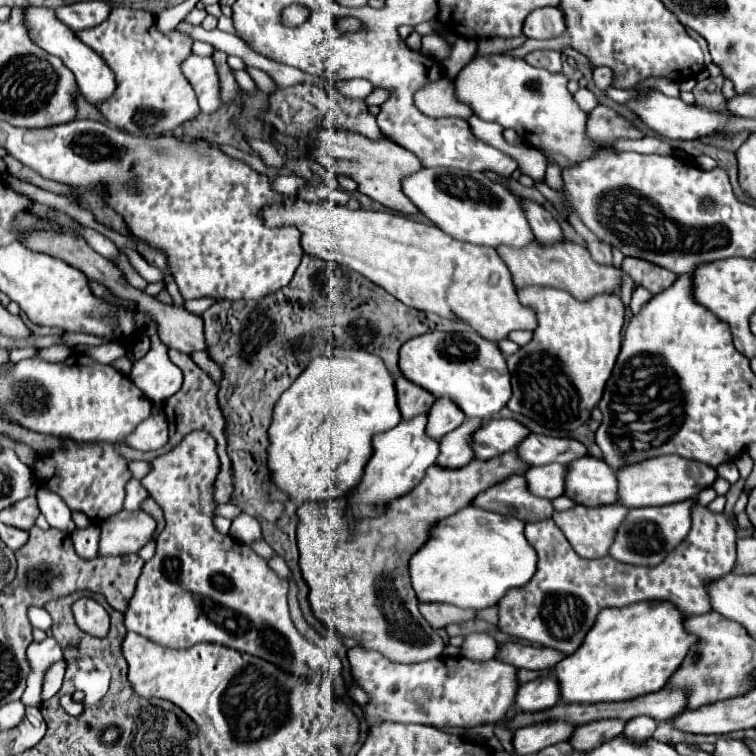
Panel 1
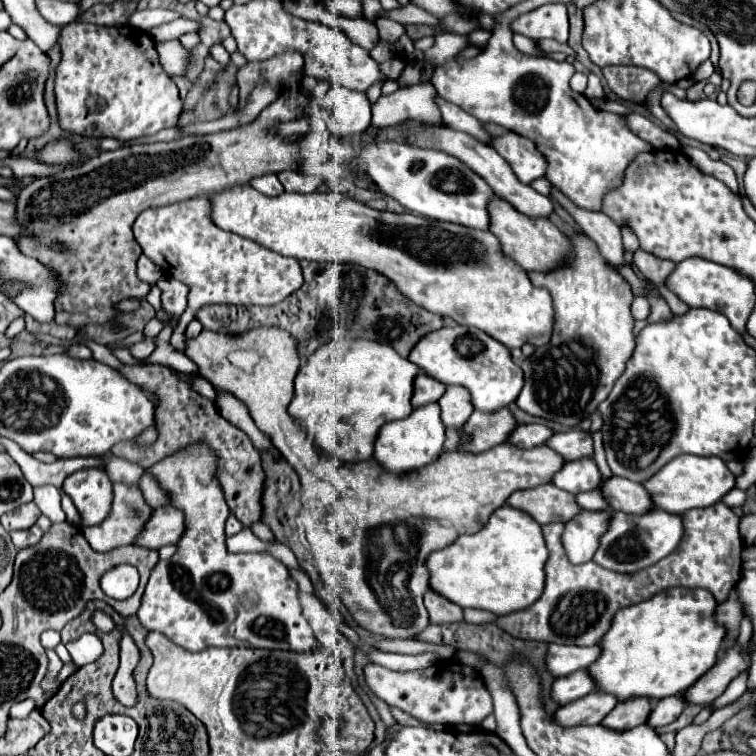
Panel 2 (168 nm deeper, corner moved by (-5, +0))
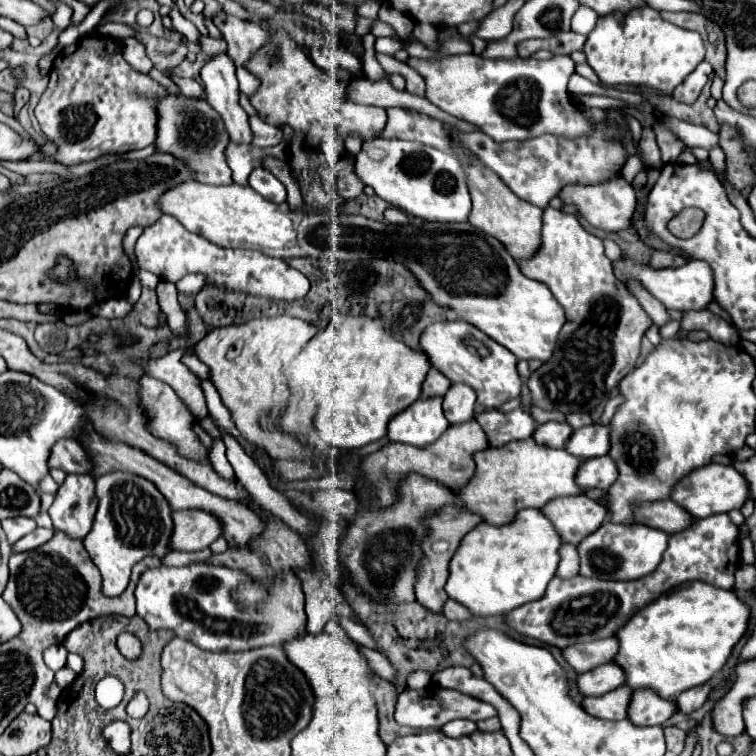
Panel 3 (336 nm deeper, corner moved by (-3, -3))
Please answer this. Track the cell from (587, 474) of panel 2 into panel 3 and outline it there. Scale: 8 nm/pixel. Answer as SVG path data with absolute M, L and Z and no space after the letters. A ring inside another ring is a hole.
M600 456L600 458L590 458L582 462L576 474L576 482L584 492L590 488L606 490L614 484L616 476L618 476L616 462L610 456Z

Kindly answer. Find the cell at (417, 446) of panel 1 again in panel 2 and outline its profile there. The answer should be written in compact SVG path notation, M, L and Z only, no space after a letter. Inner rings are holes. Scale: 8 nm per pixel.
M430 403L414 409L406 419L400 419L398 423L382 425L376 439L374 459L378 465L382 465L382 469L390 473L412 473L414 469L422 469L424 465L434 463L444 451L444 441L446 429L440 421L440 407L438 403Z

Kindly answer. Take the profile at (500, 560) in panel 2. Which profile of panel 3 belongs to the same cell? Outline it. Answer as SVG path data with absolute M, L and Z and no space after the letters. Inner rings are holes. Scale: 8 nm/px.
M538 508L518 512L512 524L492 526L482 522L464 536L458 552L454 554L446 592L476 616L508 614L514 608L544 596L560 562L560 546L560 534Z

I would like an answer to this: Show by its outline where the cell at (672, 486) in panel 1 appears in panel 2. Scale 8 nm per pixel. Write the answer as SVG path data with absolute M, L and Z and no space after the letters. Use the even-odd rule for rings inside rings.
M678 455L674 461L664 465L654 477L650 477L650 481L644 481L642 487L650 493L656 509L682 515L688 509L718 503L734 487L734 475L726 467L726 463L718 457Z

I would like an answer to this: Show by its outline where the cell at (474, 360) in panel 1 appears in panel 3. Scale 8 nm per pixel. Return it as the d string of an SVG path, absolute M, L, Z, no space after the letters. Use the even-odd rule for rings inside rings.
M438 322L422 332L420 346L428 354L432 366L436 366L452 382L464 382L478 394L478 404L486 408L498 408L504 402L520 396L520 376L516 370L516 356L486 336L482 330L468 322Z

